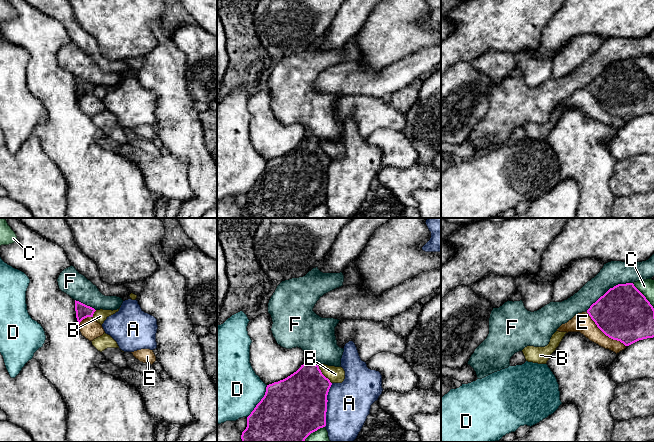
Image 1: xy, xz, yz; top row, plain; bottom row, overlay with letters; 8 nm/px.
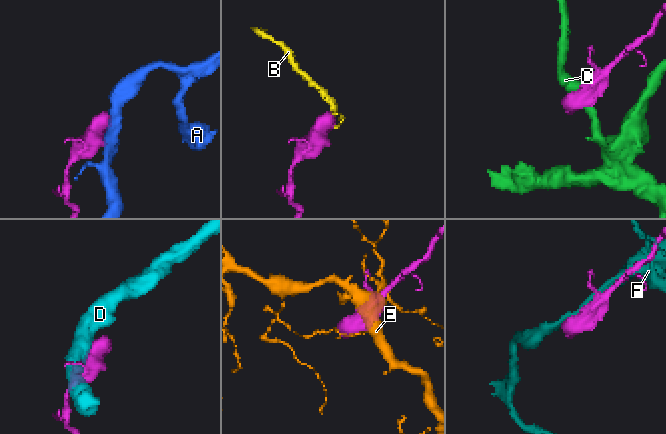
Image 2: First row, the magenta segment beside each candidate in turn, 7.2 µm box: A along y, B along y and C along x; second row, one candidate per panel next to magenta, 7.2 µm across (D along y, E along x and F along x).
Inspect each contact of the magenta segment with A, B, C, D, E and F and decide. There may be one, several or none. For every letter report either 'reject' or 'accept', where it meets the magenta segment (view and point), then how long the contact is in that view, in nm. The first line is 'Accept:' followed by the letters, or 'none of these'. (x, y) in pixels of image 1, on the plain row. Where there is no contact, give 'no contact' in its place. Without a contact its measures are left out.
Accept: B
A: reject; meets magenta in xz at (326, 181); contact 360 nm long
B: accept; meets magenta in xz at (322, 150); contact 190 nm long
C: reject; meets magenta in yz at (644, 72); contact 260 nm long
D: reject; meets magenta in xz at (260, 177); contact 300 nm long
E: reject; meets magenta in yz at (604, 109); contact 420 nm long
F: reject; meets magenta in yz at (610, 64); contact 440 nm long

